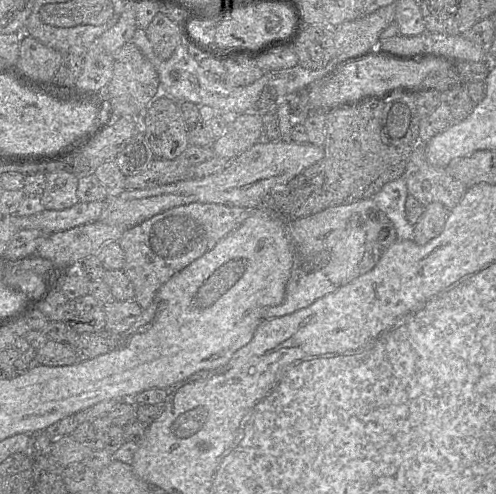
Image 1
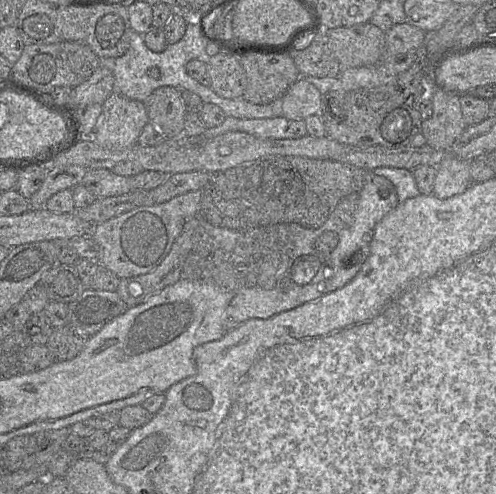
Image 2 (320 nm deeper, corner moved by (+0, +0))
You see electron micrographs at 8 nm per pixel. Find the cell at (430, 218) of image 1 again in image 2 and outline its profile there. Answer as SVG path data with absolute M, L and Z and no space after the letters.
M447 155L437 166L433 194L439 199L448 199L463 193L472 184L470 162Z

